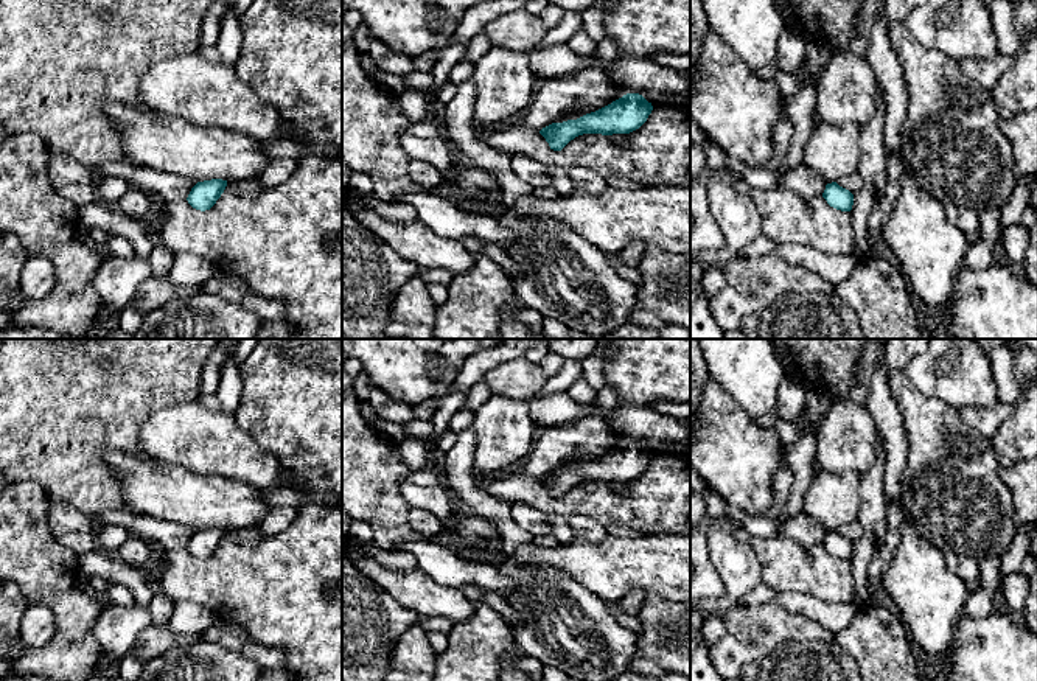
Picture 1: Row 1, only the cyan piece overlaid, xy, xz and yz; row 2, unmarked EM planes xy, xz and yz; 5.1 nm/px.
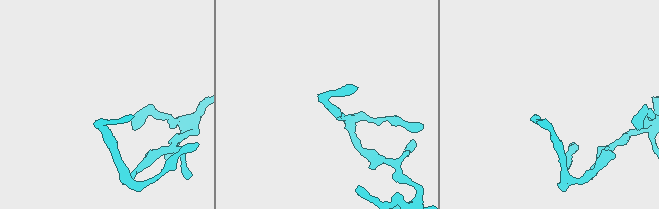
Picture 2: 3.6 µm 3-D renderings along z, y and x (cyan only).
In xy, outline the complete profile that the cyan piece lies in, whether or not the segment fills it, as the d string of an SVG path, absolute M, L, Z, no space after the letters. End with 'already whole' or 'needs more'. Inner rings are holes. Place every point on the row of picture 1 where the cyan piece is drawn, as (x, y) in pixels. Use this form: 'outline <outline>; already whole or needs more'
outline M222 179L197 182L191 188L187 201L196 210L201 210L201 211L210 210L221 197L225 187L227 187L227 180L222 180Z; already whole

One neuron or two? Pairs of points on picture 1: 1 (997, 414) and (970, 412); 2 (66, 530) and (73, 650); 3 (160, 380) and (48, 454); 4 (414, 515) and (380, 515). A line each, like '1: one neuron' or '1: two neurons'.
1: one neuron
2: two neurons
3: one neuron
4: two neurons

